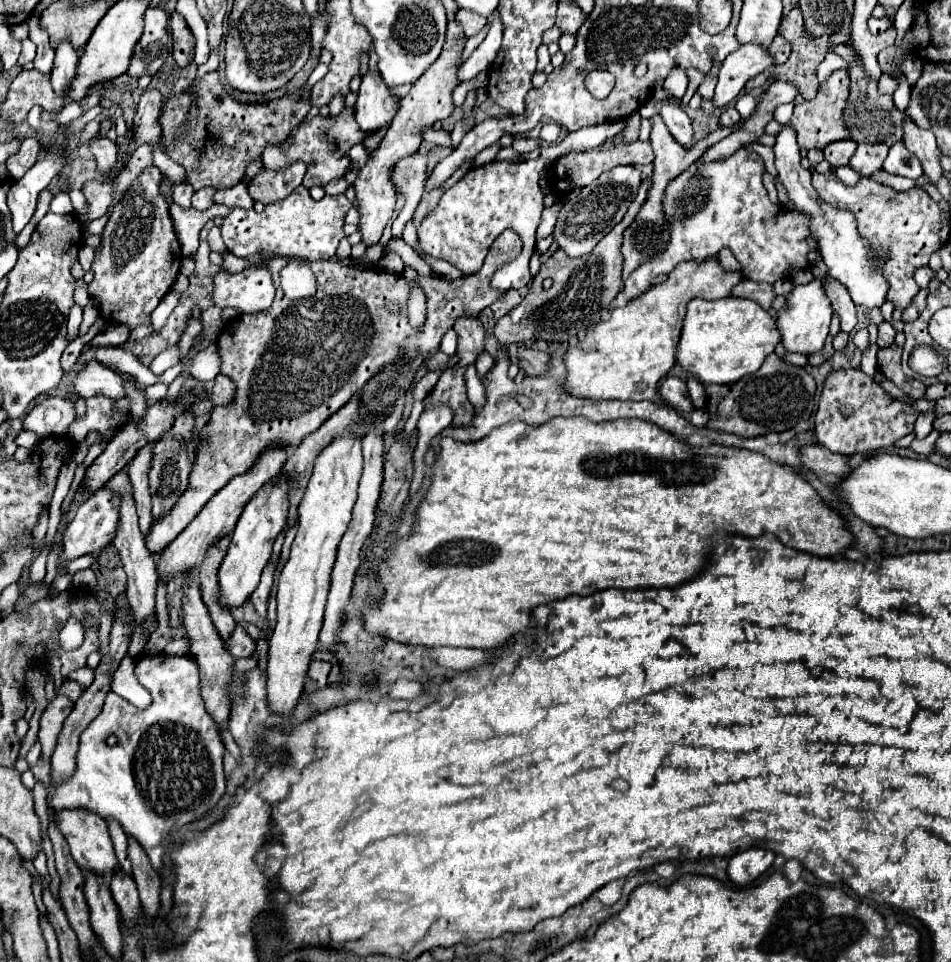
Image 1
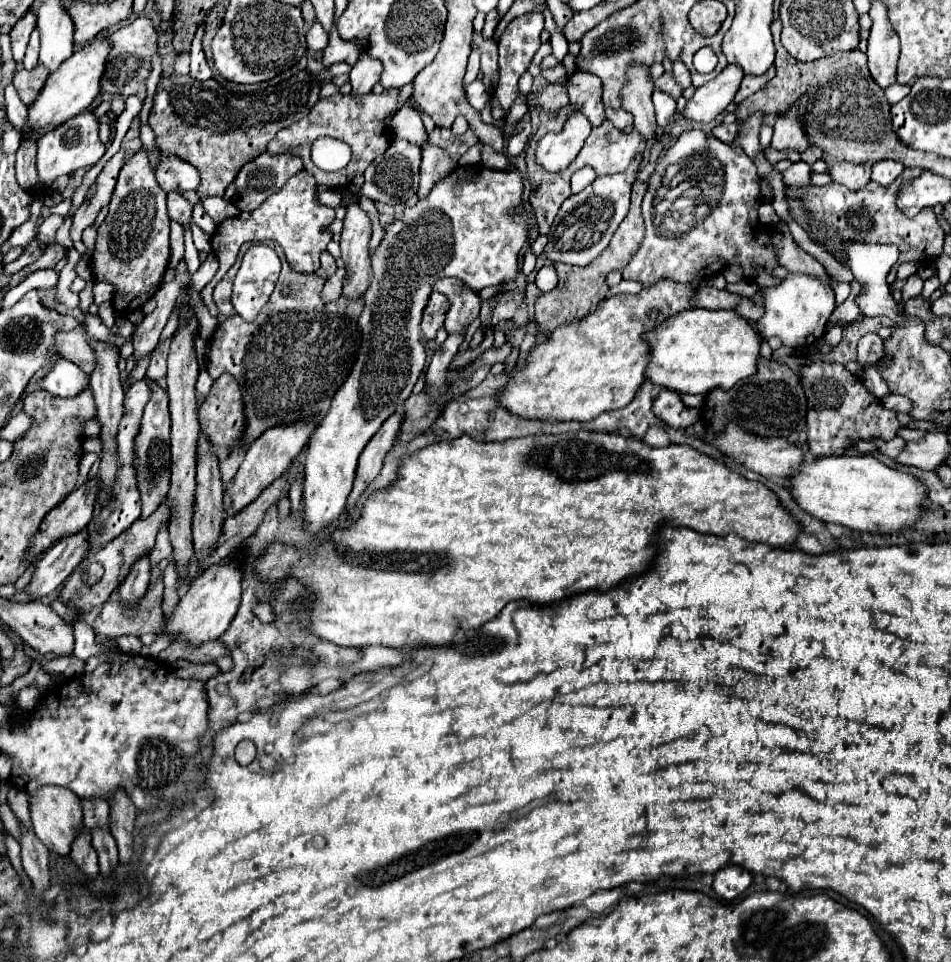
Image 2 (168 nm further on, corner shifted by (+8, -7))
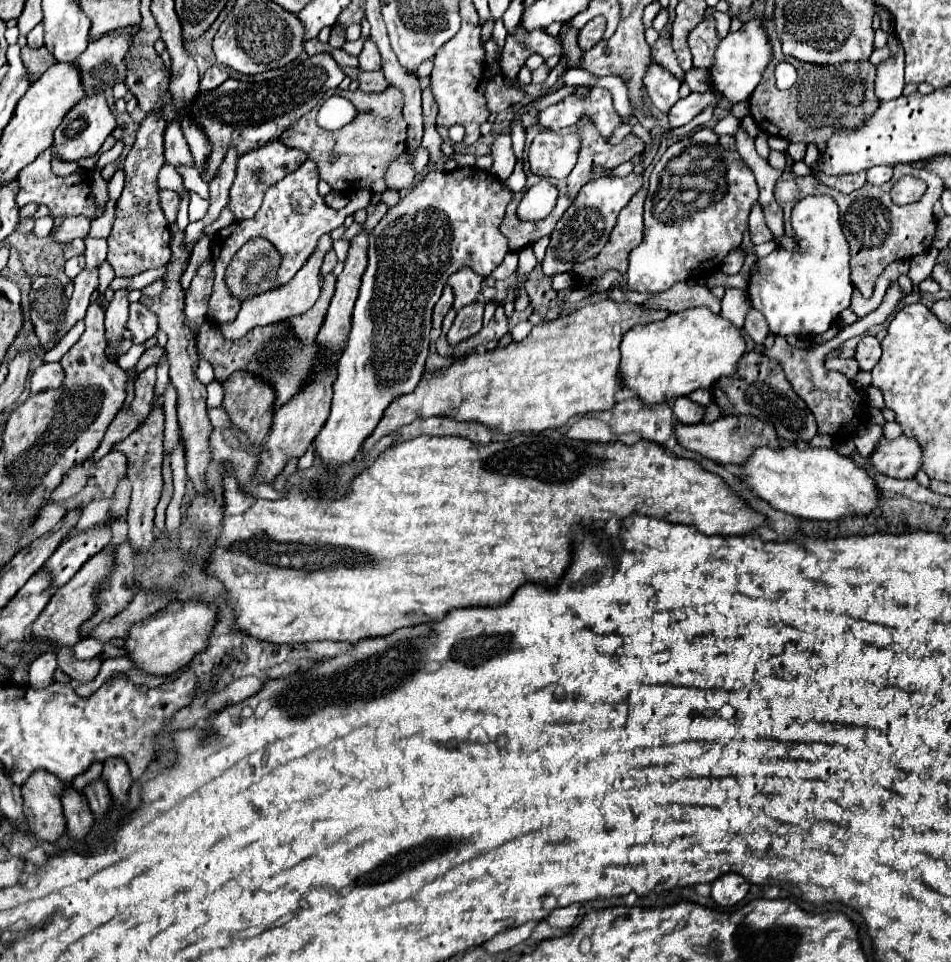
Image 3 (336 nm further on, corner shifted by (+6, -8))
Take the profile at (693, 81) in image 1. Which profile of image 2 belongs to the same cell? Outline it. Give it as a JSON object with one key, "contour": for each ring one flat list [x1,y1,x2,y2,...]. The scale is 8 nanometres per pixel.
{"contour":[[674,63,674,81,682,87,682,89,686,89,686,87,690,87,692,85,691,73,686,69,686,65,680,65,680,63]]}

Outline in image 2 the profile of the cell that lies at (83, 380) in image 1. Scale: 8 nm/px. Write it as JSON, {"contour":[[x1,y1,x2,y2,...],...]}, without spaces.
{"contour":[[58,359,42,379,42,389,58,397,76,397,90,385,90,377,72,361]]}

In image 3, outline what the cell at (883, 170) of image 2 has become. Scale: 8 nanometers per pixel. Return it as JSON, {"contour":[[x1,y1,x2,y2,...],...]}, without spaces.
{"contour":[[872,166,866,170,866,182,872,186,882,186,892,178,892,168,890,166]]}

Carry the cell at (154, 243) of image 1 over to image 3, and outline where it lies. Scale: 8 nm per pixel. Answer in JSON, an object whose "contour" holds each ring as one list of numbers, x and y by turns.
{"contour":[[152,110,150,114,146,114,142,126,138,128,136,142,130,148,124,162,126,184,122,196,118,198,116,220,108,236,108,258,106,258,106,262,114,268,116,276,136,276,142,274,144,270,166,266,170,260,170,248,168,248,170,230,162,214,162,208,158,206,158,184,156,184,156,176,164,166,164,154,162,154,164,128,166,120,162,118,160,110]]}

